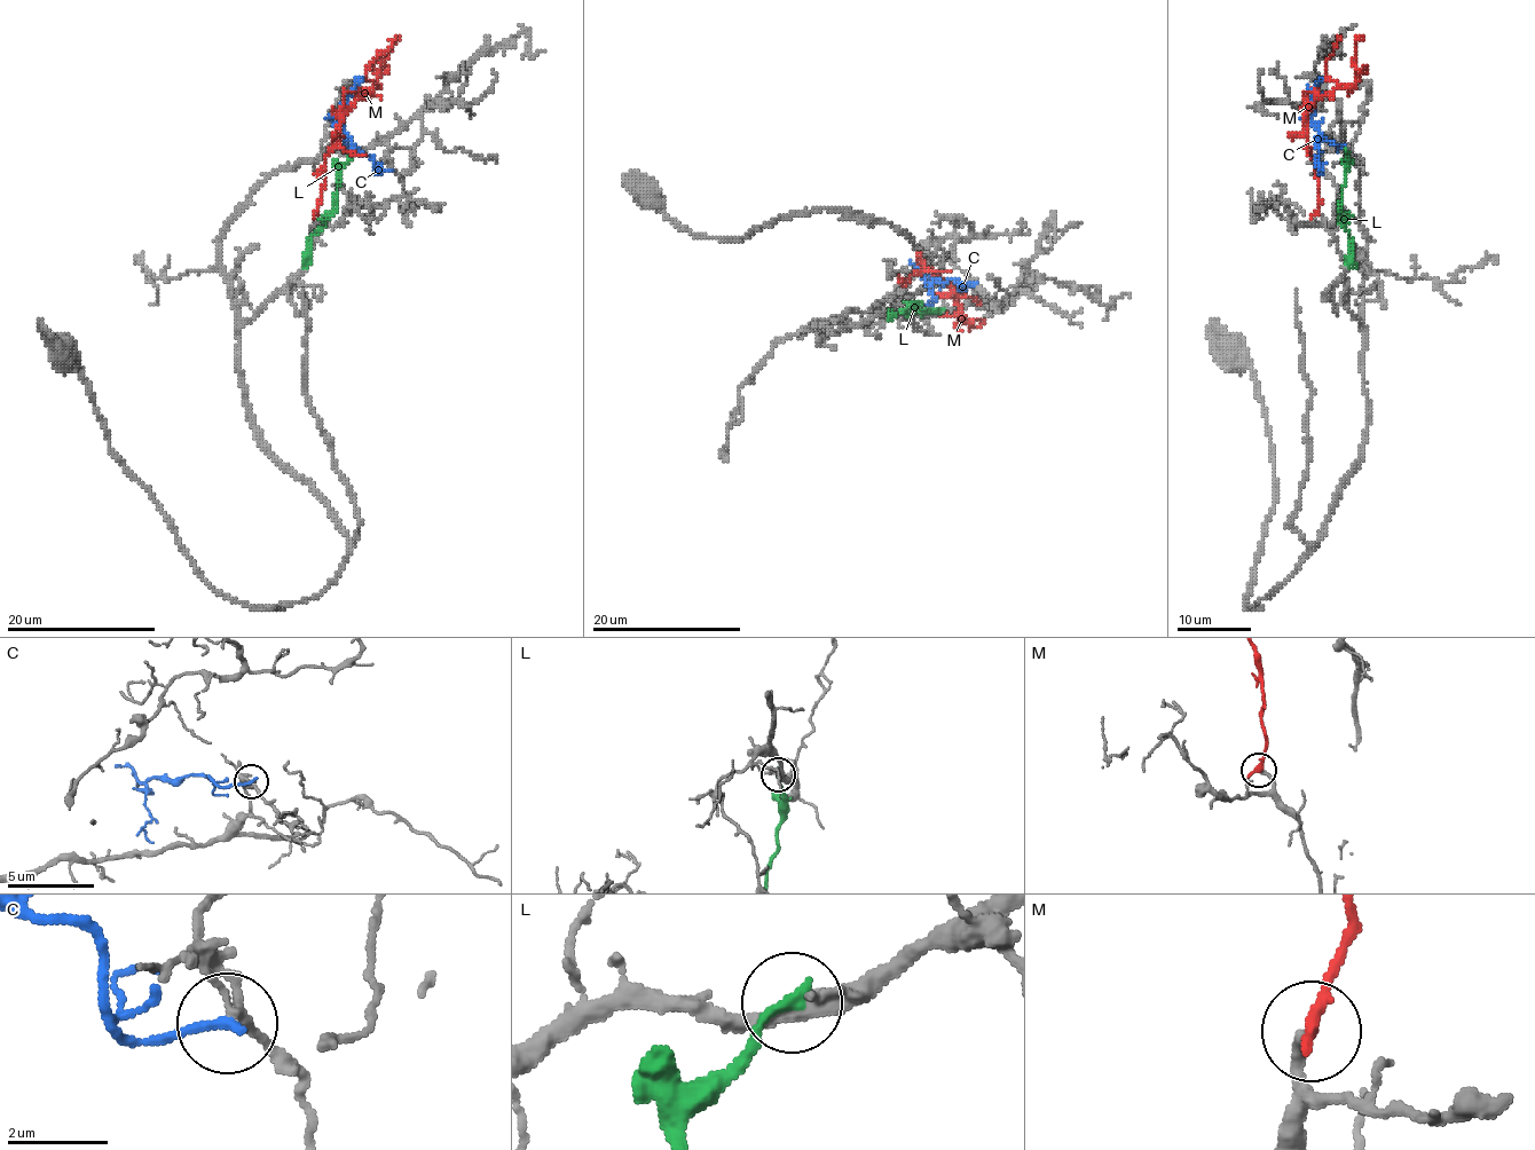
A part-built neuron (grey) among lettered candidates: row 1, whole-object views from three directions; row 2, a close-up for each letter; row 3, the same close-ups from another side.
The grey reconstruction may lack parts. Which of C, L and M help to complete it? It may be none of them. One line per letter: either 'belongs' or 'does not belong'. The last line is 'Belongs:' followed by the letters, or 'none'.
C: does not belong
L: does not belong
M: belongs
Belongs: M

